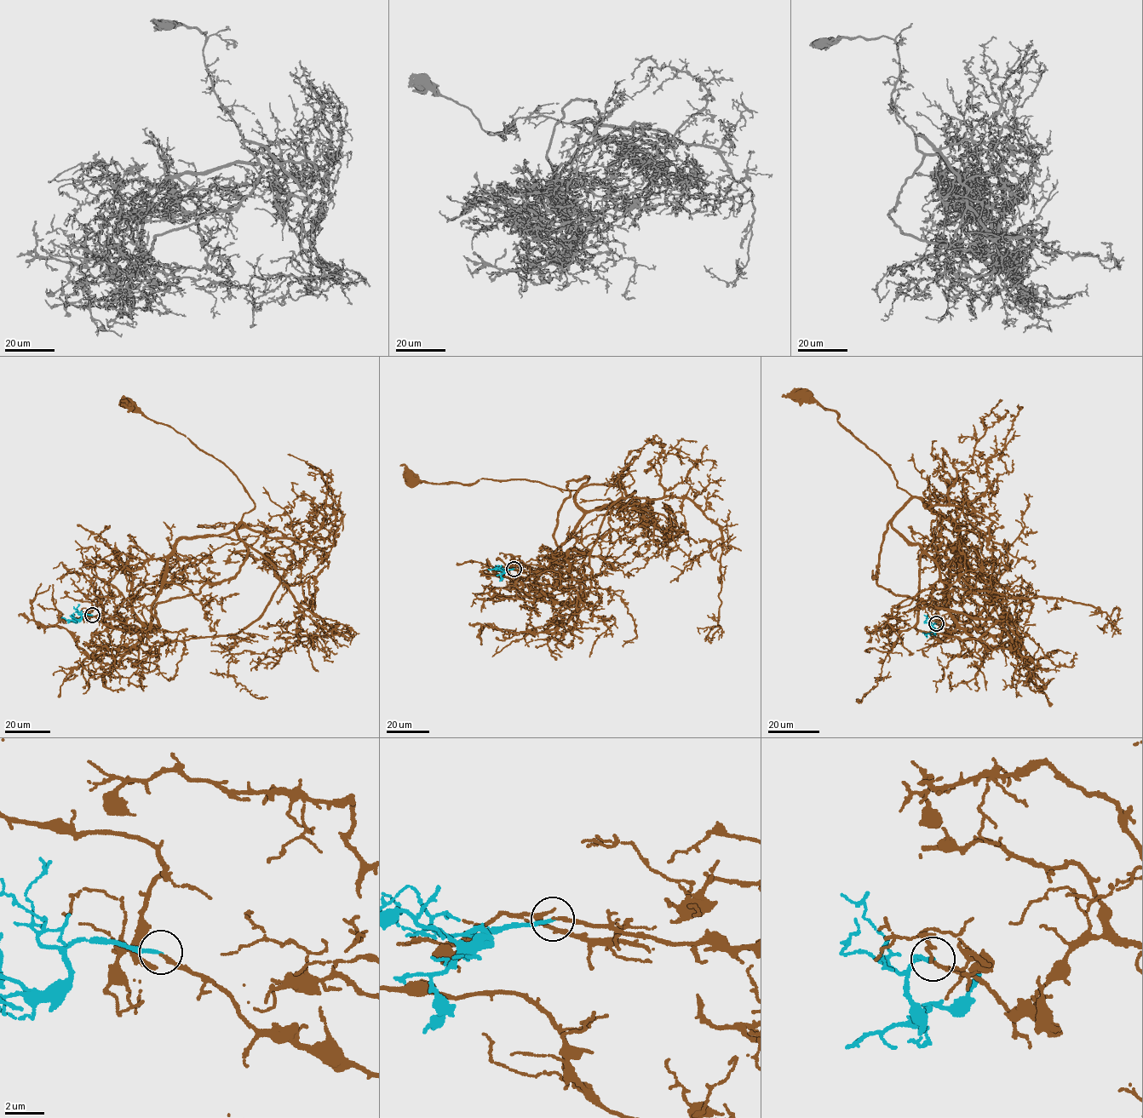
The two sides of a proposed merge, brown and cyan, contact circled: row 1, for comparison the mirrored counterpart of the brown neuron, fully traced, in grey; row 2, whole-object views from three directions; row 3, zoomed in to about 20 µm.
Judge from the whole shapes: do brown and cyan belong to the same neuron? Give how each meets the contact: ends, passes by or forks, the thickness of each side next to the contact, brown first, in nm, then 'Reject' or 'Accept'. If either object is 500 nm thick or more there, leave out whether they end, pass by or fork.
At the ring brown ends. At the ring cyan ends. Thickness 160 nm (brown) against 180 nm. Accept

